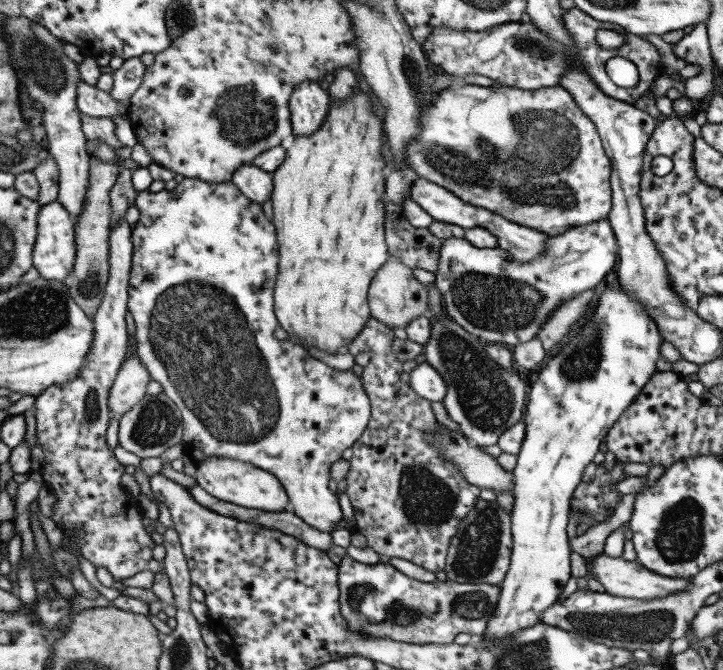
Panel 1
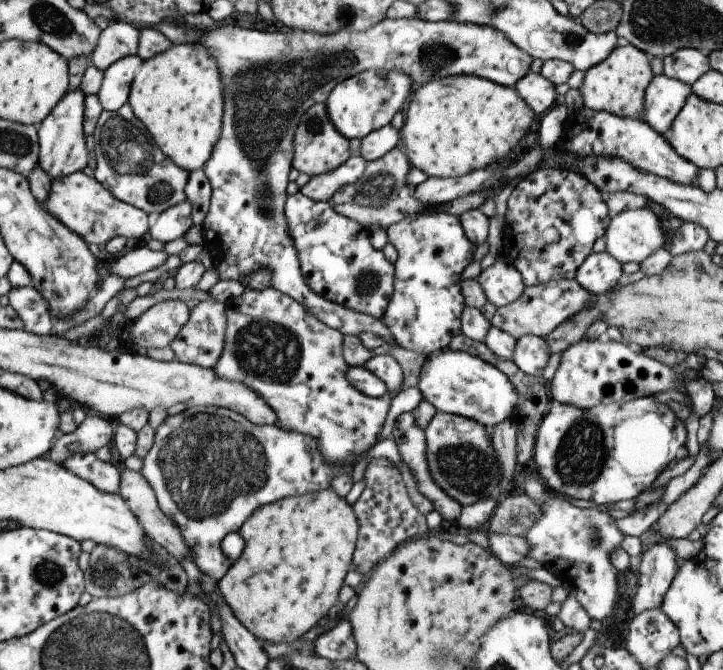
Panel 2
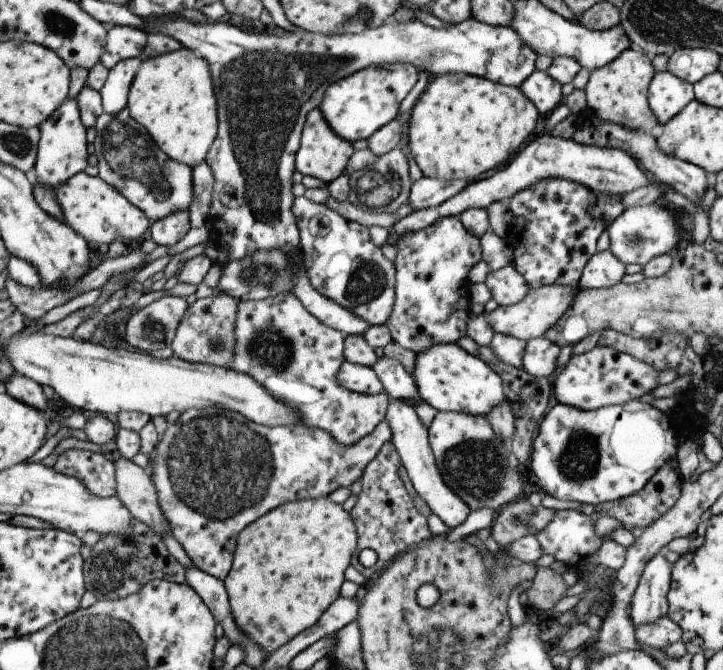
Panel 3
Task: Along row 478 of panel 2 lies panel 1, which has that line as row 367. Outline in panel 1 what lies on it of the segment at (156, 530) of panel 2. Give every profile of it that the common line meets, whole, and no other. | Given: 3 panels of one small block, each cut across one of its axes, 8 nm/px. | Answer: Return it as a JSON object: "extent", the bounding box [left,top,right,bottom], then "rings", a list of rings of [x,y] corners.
{"extent":[107,354,149,420],"rings":[[[128,354],[120,364],[114,381],[110,386],[107,406],[108,416],[119,420],[134,404],[145,396],[145,386],[149,382],[148,370],[136,354]]]}

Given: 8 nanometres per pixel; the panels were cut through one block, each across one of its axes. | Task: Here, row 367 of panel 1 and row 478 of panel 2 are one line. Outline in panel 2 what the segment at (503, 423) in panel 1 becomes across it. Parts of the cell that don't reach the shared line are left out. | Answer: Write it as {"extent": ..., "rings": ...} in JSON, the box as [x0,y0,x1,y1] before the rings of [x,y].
{"extent":[424,411,501,505],"rings":[[[436,411],[424,429],[425,460],[433,482],[449,498],[461,505],[475,504],[485,498],[496,498],[500,491],[501,466],[490,441],[489,432],[475,420]]]}

